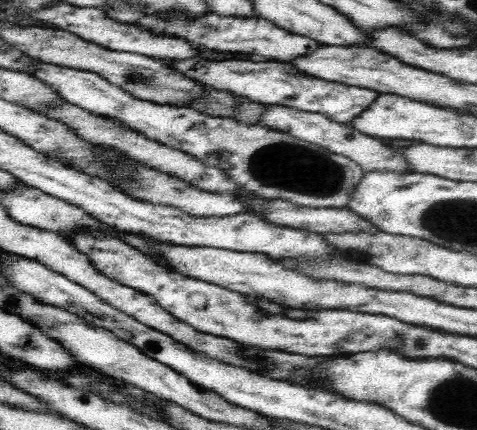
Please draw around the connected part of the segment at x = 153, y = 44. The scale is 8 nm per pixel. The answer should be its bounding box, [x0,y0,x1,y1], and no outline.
[31,2,200,63]

